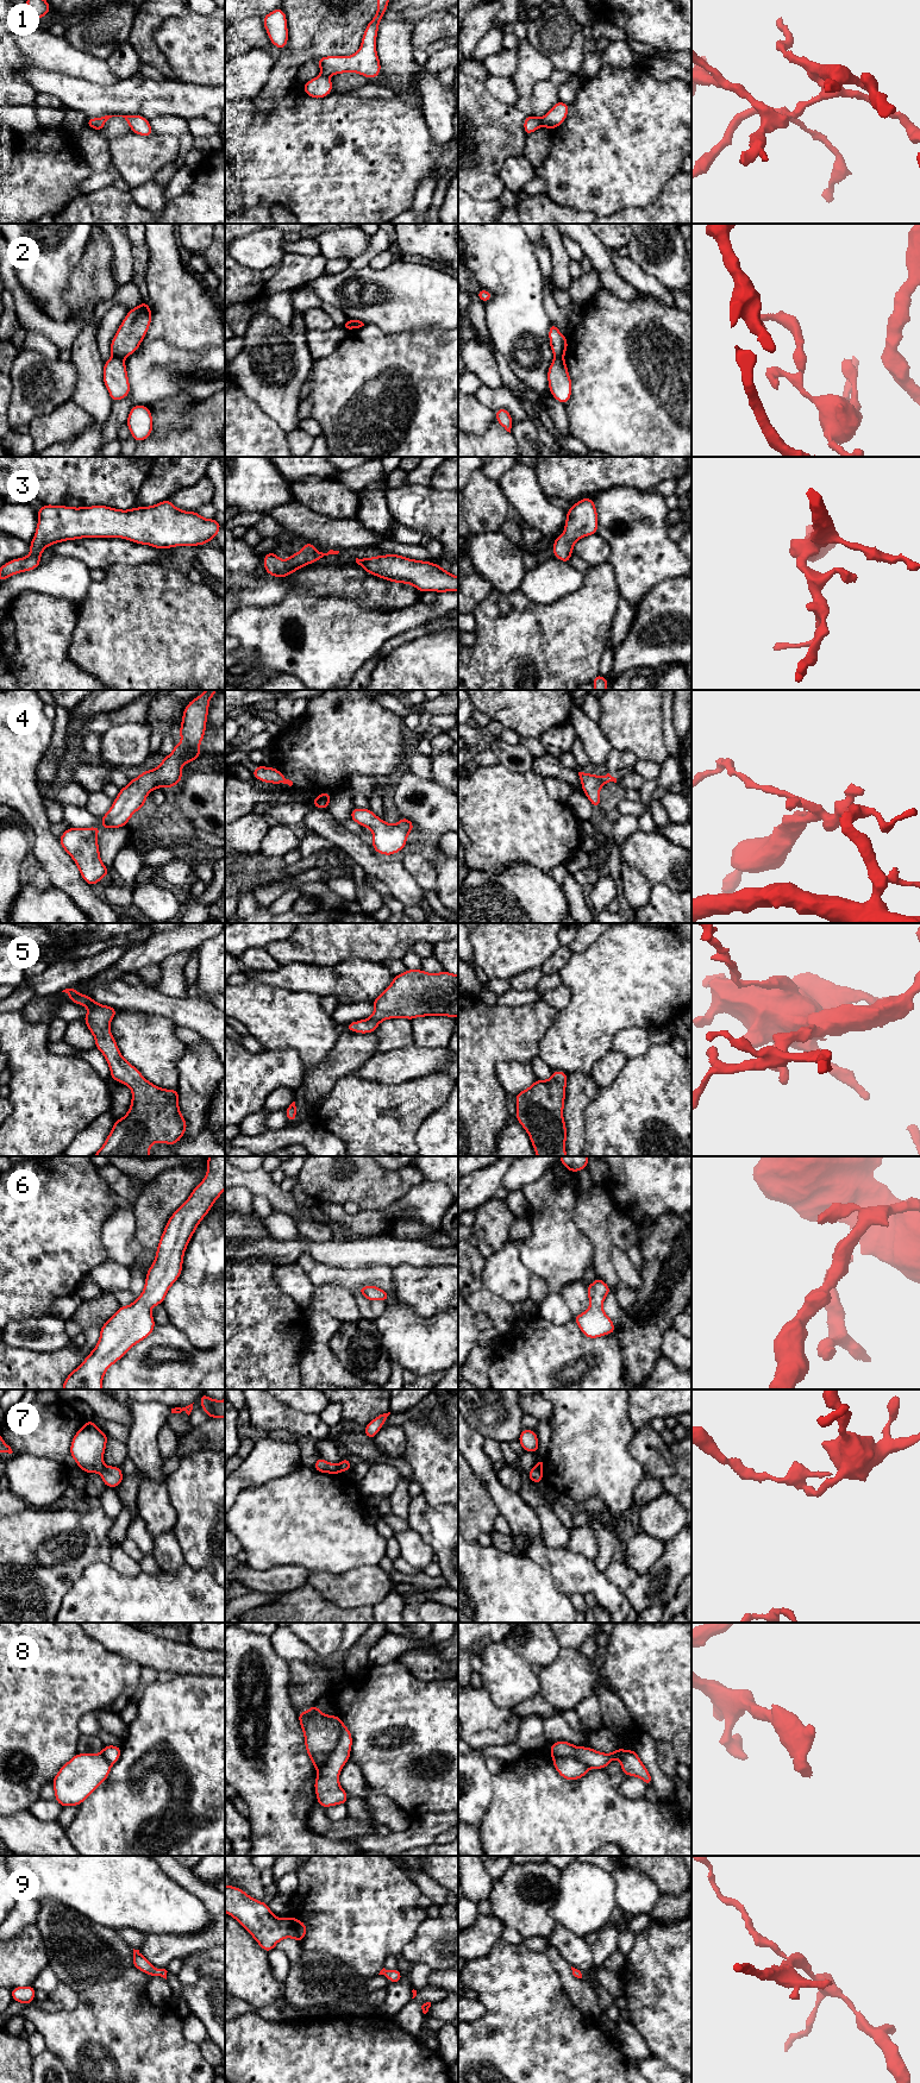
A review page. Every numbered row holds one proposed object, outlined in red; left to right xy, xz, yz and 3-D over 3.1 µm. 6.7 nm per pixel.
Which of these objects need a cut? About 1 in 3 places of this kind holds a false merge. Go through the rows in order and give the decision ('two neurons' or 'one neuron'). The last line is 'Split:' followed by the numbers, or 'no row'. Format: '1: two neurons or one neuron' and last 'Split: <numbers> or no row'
1: two neurons
2: two neurons
3: one neuron
4: one neuron
5: one neuron
6: one neuron
7: two neurons
8: one neuron
9: one neuron
Split: 1, 2, 7

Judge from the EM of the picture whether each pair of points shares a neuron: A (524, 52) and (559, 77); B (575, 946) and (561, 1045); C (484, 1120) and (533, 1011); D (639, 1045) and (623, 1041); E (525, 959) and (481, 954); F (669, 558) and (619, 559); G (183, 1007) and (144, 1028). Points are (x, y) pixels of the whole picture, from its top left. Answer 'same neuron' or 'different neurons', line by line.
A: different neurons
B: different neurons
C: same neuron
D: same neuron
E: same neuron
F: same neuron
G: different neurons

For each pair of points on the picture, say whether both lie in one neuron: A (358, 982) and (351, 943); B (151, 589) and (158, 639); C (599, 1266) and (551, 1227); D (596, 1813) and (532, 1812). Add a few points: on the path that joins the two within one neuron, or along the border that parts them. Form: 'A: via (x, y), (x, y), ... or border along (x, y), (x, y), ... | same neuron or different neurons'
A: border along (381, 962), (348, 959), (333, 965), (326, 965) | different neurons
B: via (151, 601), (151, 627) | same neuron
C: border along (582, 1234), (592, 1246), (593, 1262) | different neurons
D: via (581, 1813), (548, 1813) | same neuron

